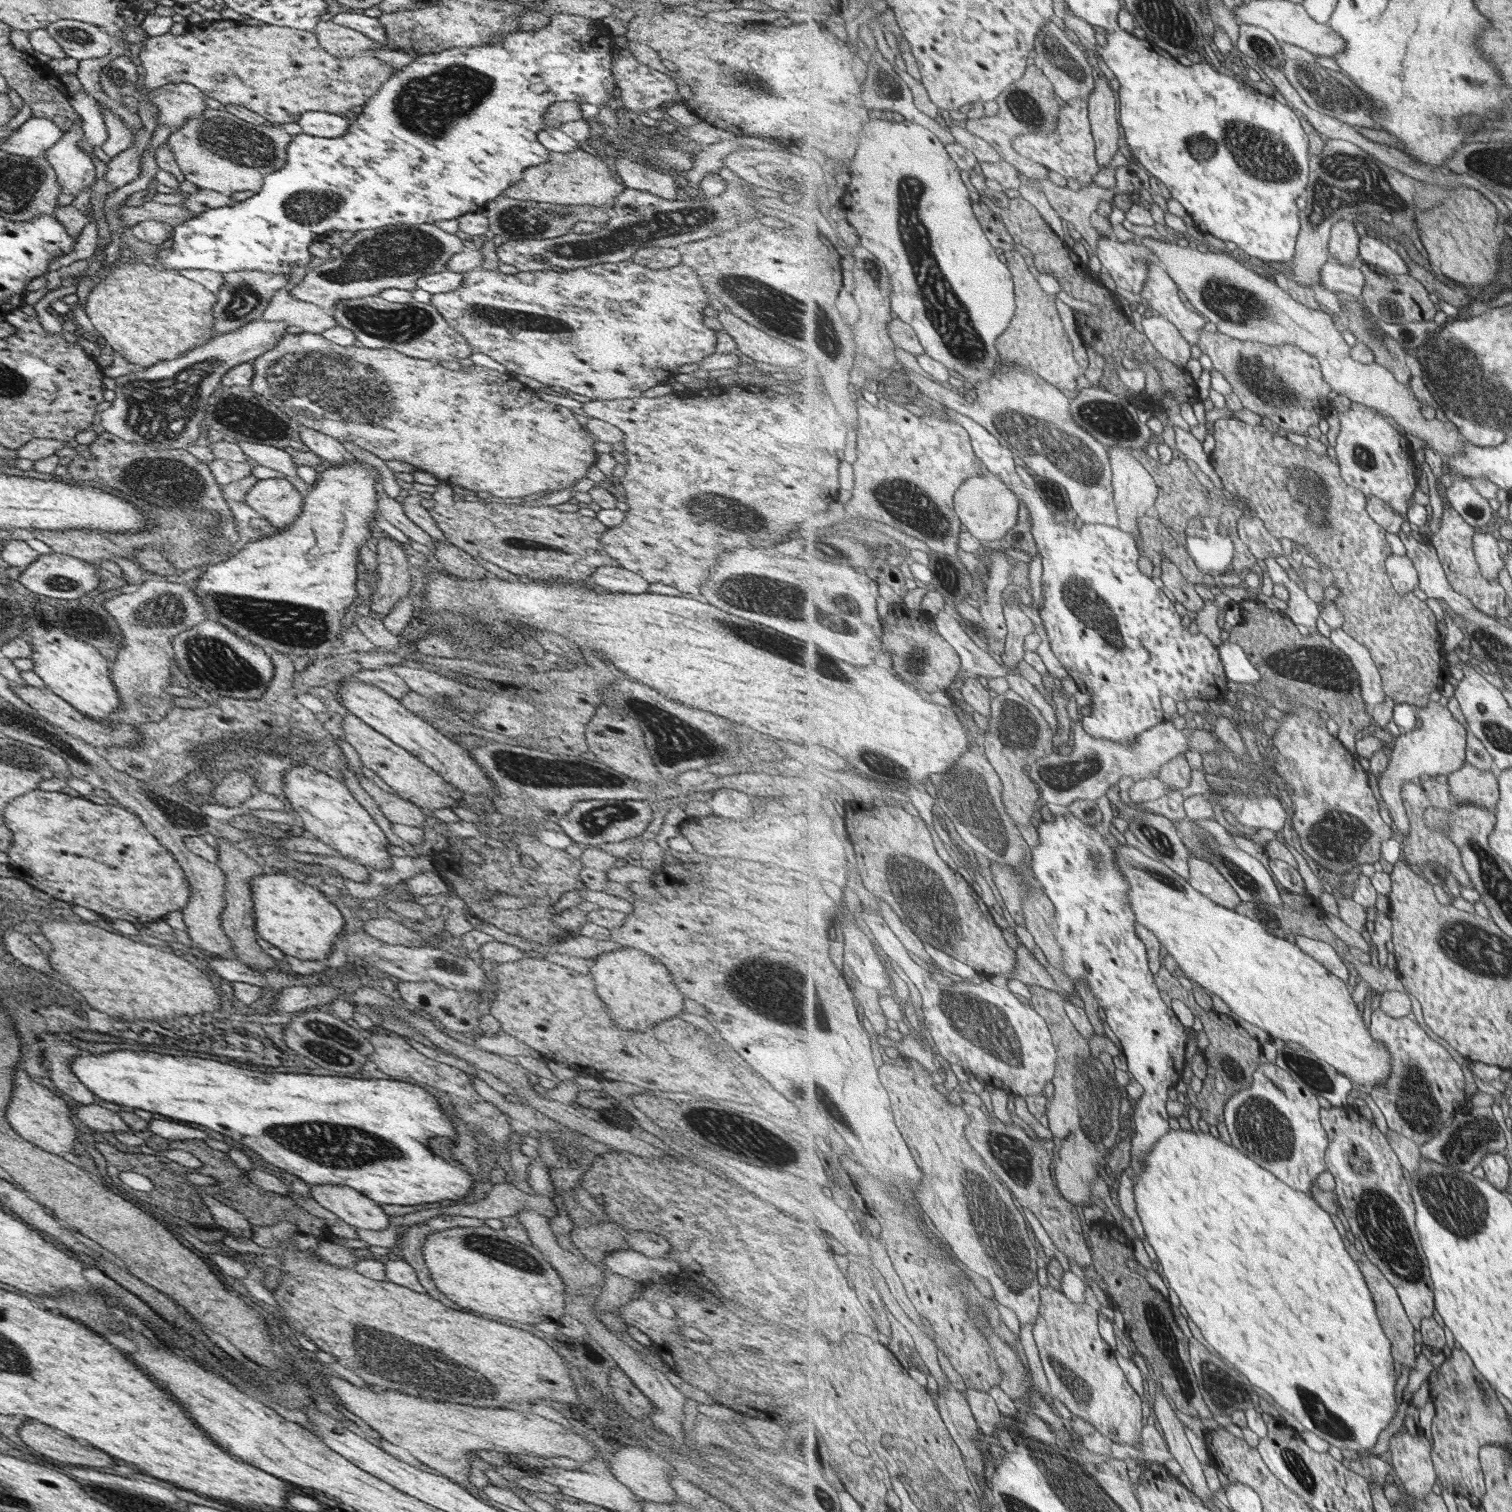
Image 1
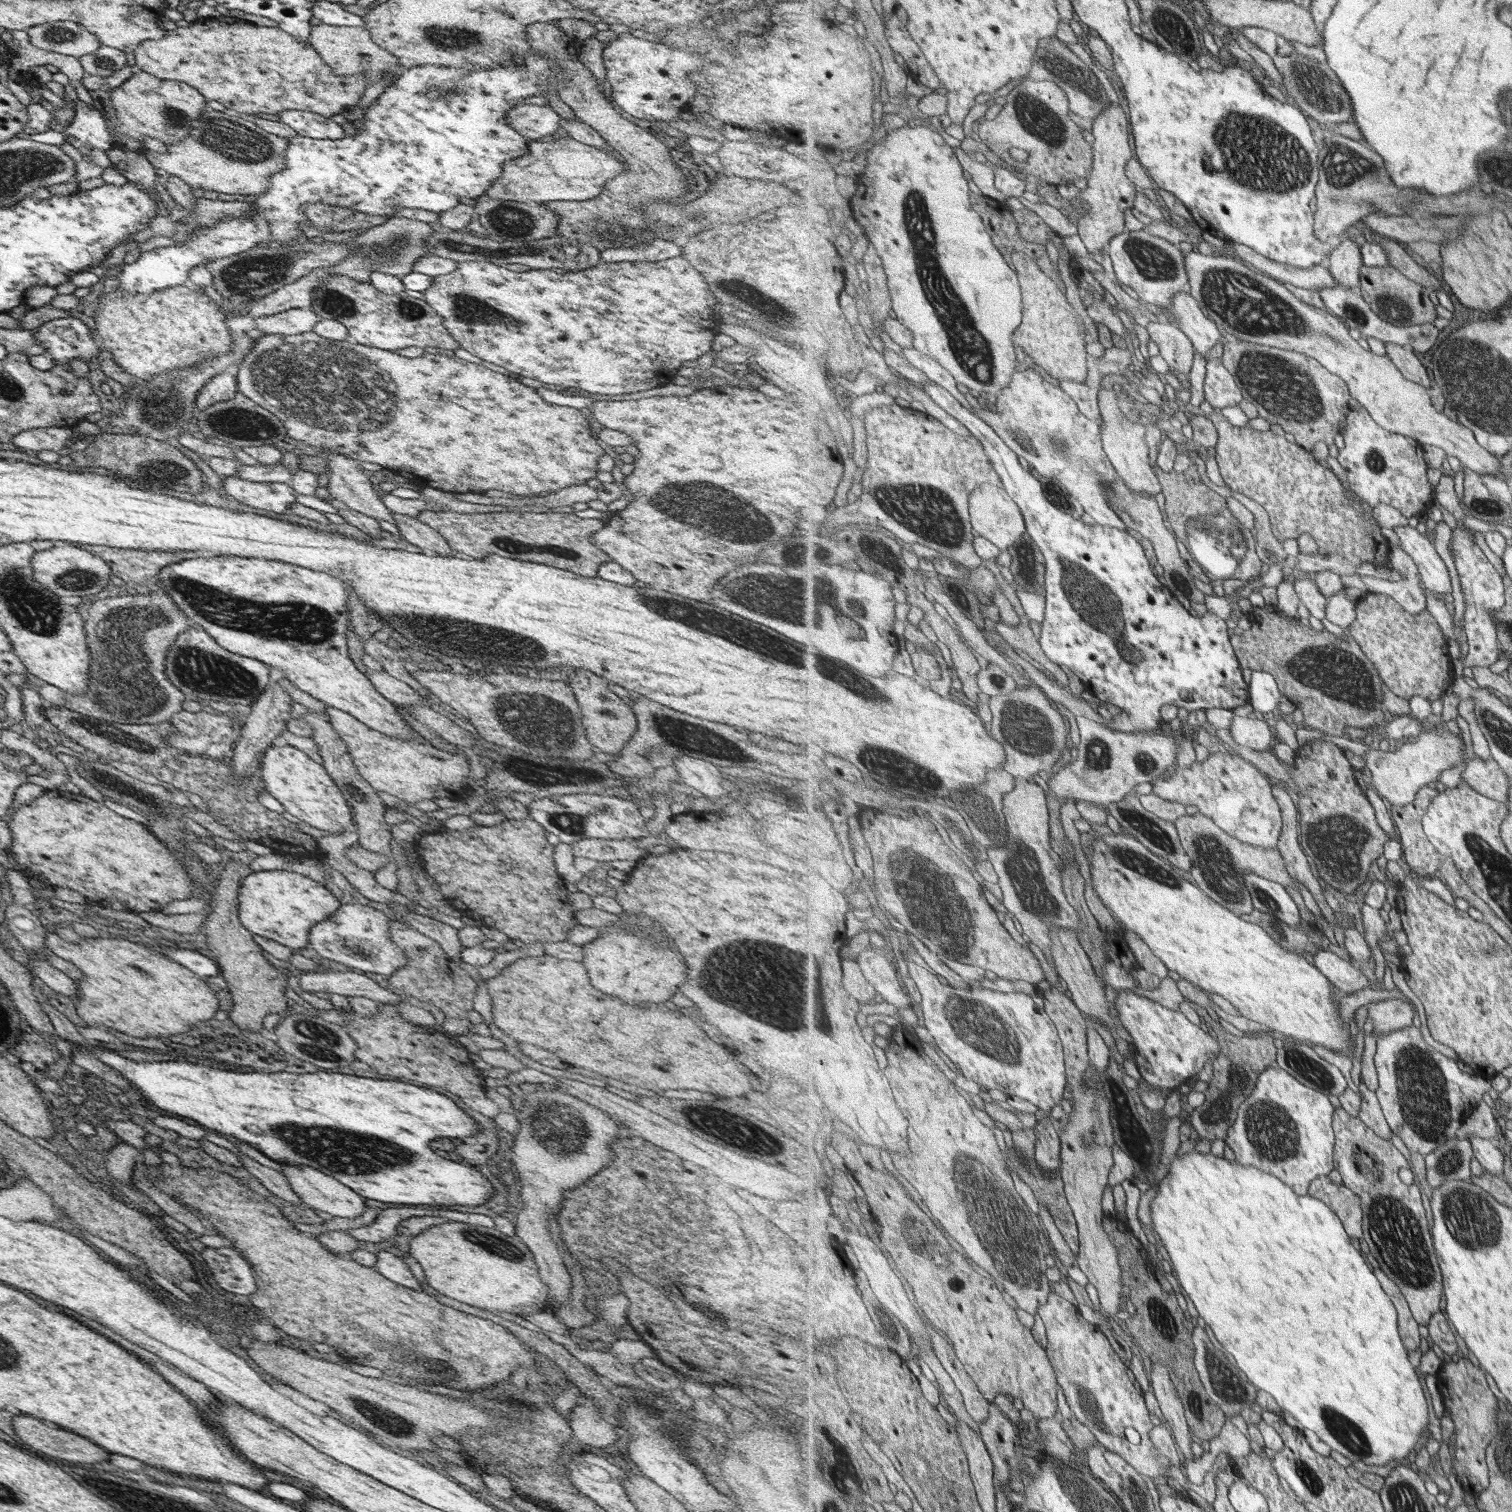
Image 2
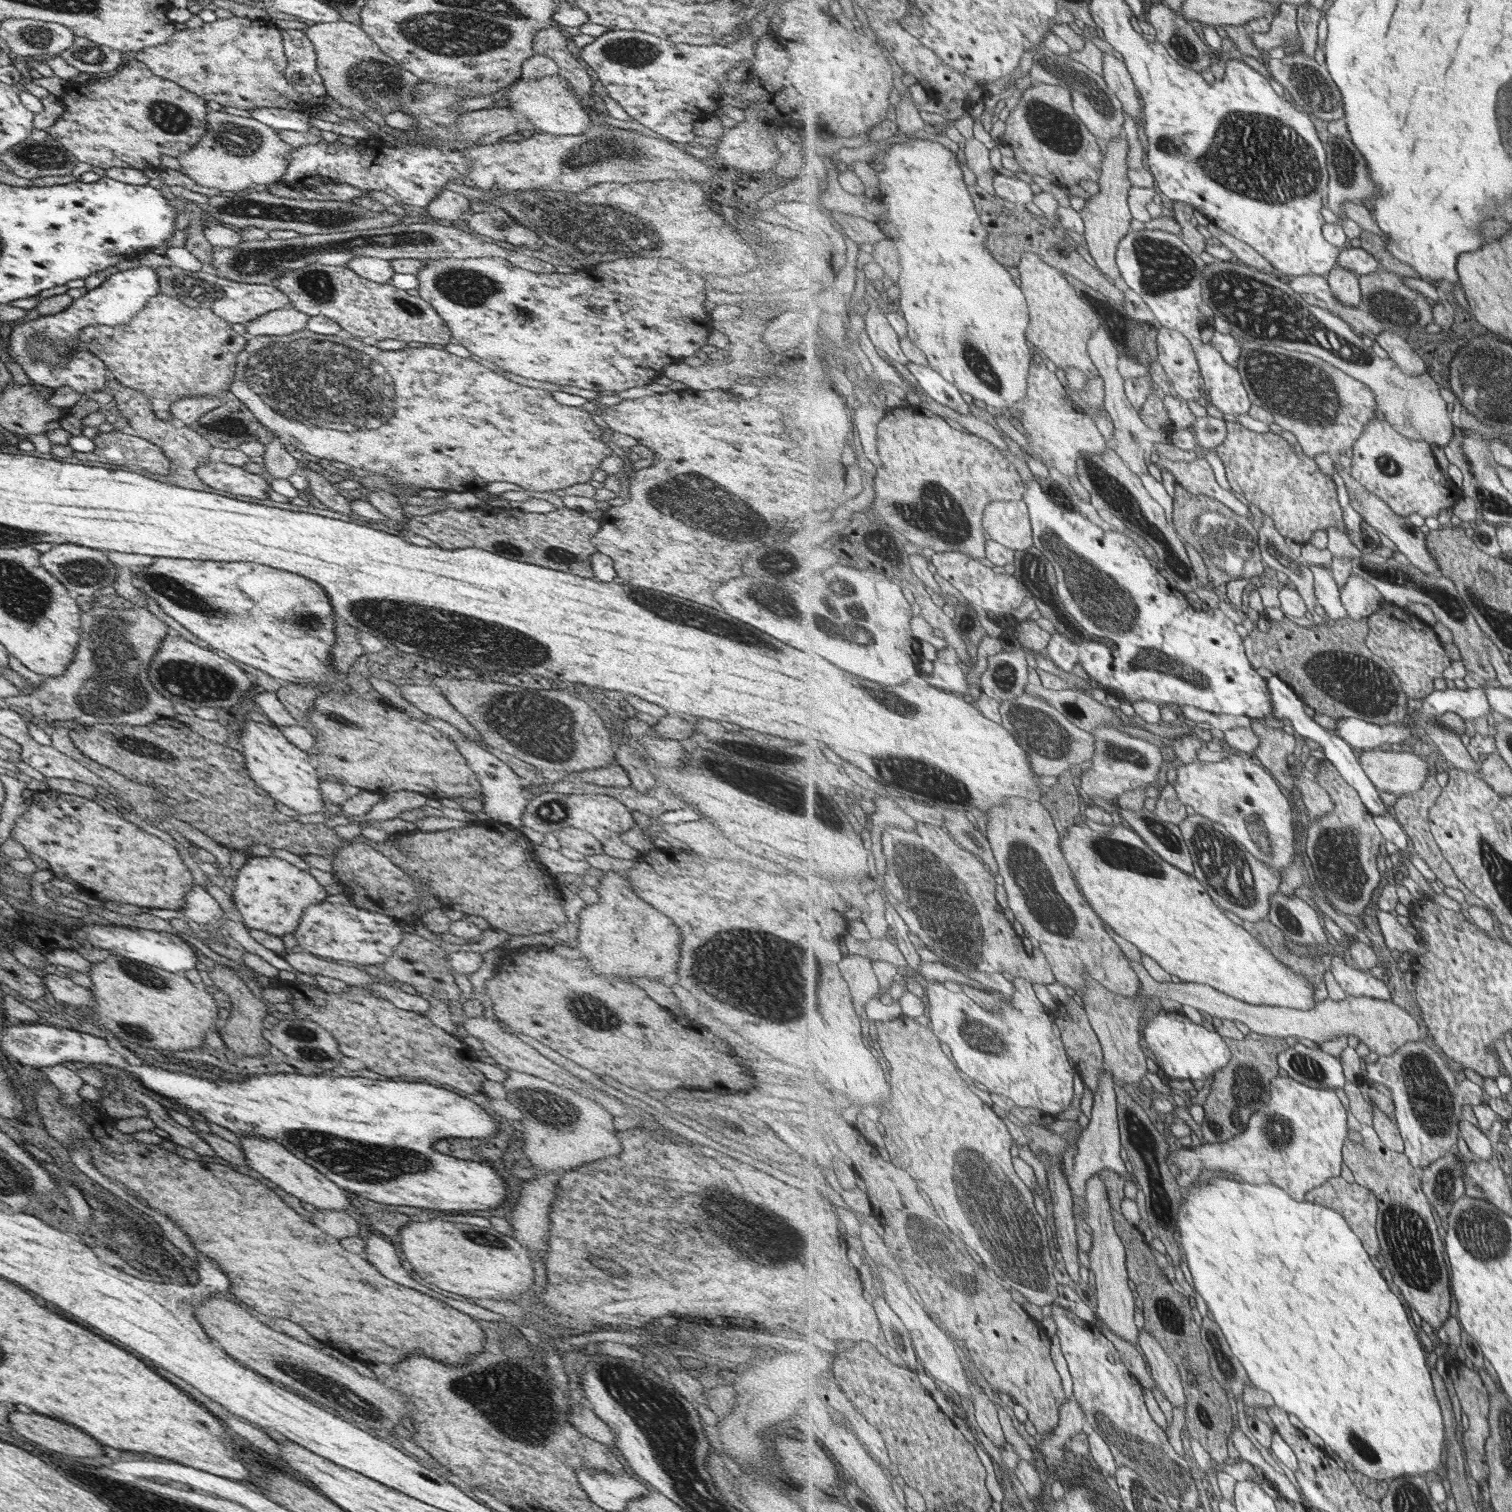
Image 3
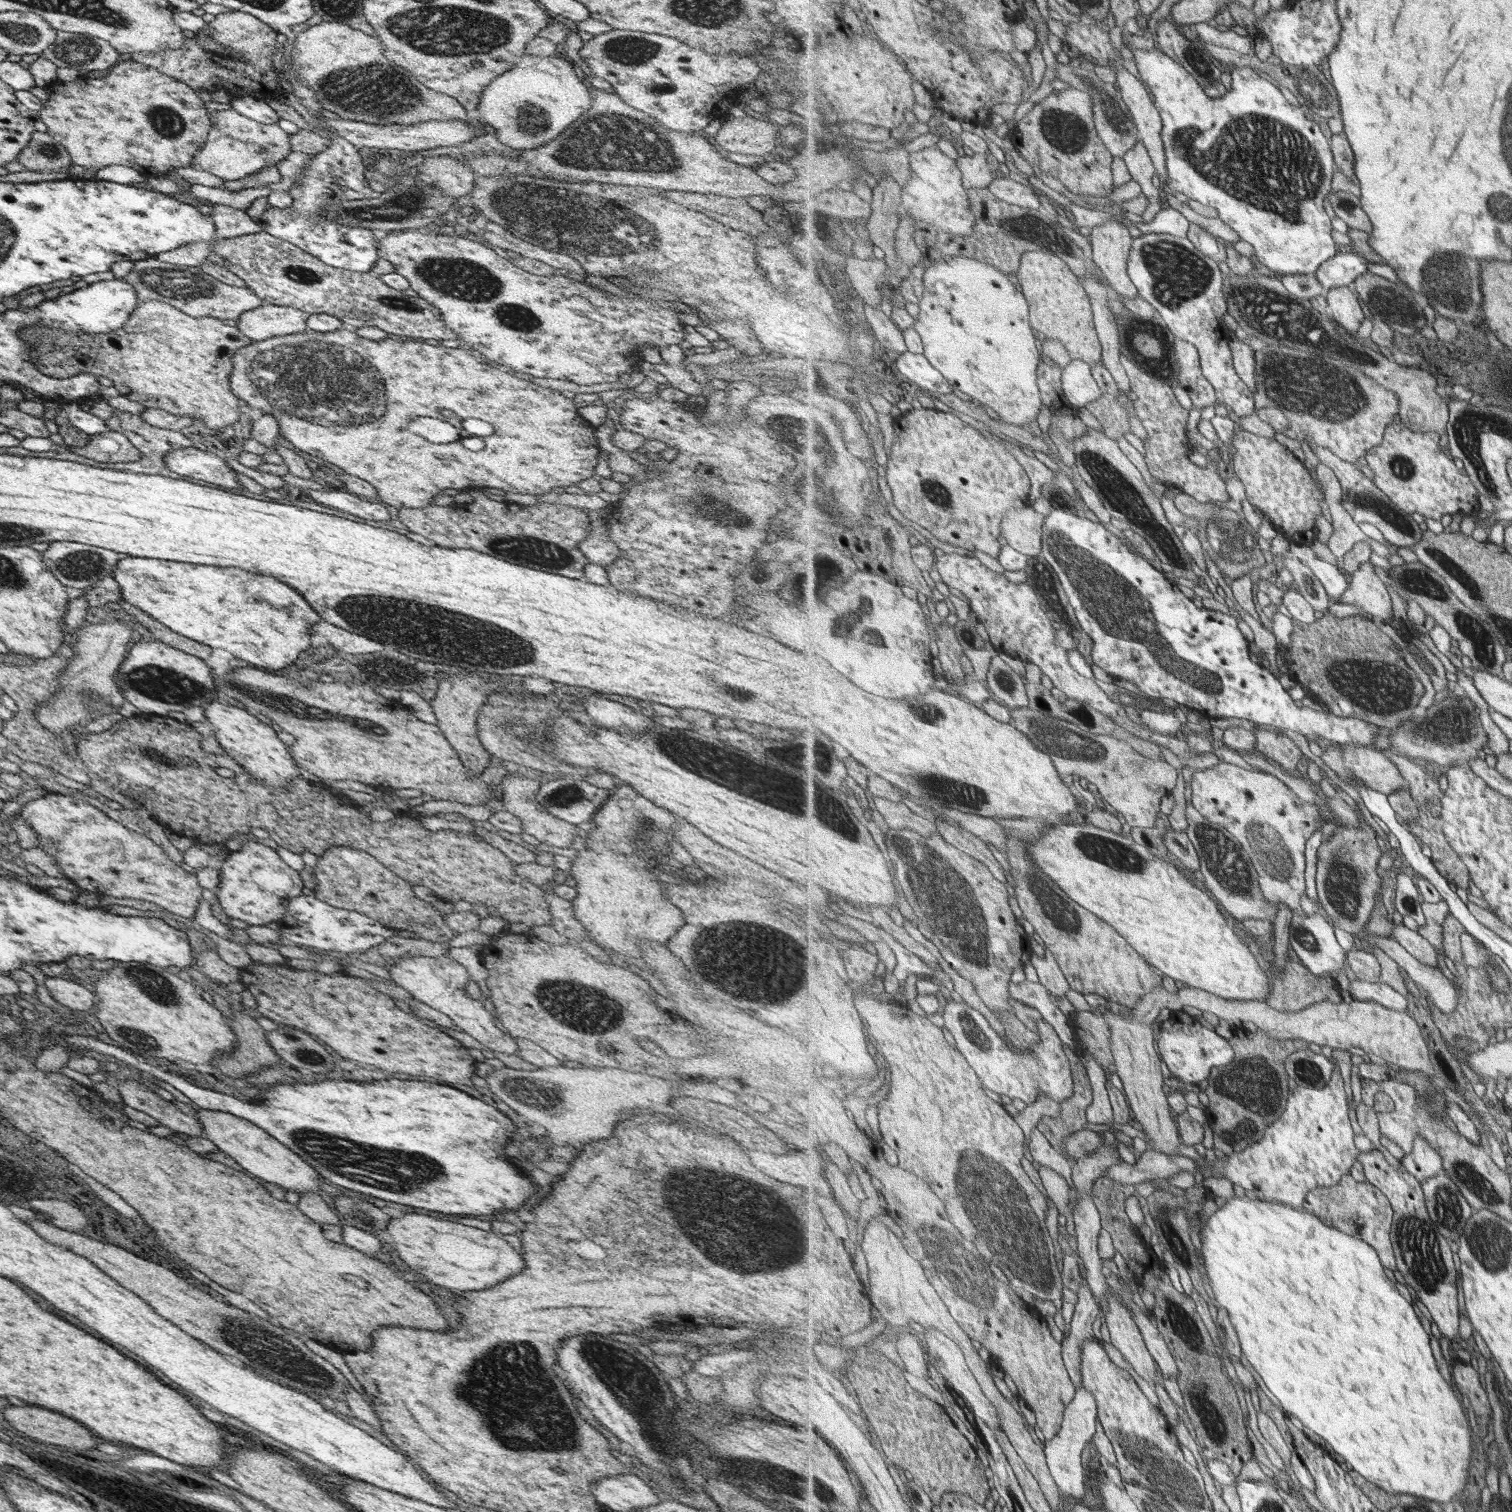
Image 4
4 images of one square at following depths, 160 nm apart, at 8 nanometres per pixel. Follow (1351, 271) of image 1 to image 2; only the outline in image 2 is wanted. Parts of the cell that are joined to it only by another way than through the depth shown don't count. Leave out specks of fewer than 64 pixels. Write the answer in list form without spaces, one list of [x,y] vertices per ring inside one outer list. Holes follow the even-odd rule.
[[[1226,240],[1233,248],[1238,258],[1249,263],[1264,275],[1277,279],[1279,282],[1287,282],[1296,287],[1321,290],[1323,287],[1334,287],[1341,285],[1340,282],[1330,273],[1327,264],[1318,264],[1313,268],[1301,268],[1283,262],[1275,262],[1253,250],[1243,243]]]

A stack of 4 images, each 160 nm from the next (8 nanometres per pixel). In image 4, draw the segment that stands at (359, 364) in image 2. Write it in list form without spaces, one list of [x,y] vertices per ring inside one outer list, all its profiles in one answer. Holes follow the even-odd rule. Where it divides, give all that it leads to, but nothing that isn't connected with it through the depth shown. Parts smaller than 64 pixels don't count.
[[[348,327],[331,332],[315,332],[307,329],[295,334],[253,341],[249,345],[237,349],[232,355],[231,363],[232,372],[228,378],[229,387],[233,396],[242,405],[256,408],[261,410],[262,413],[273,416],[278,424],[278,434],[291,443],[295,449],[311,456],[317,456],[334,464],[337,468],[341,468],[343,472],[365,480],[377,492],[377,501],[395,507],[397,510],[402,510],[403,508],[426,508],[431,505],[431,501],[433,501],[435,495],[440,494],[441,490],[445,490],[445,488],[453,488],[453,490],[462,488],[470,490],[473,488],[499,488],[499,490],[503,490],[505,493],[545,495],[556,486],[565,487],[578,483],[580,480],[588,479],[594,473],[597,457],[600,454],[596,429],[585,422],[579,413],[577,413],[572,400],[565,398],[558,391],[541,388],[537,384],[532,384],[521,378],[515,378],[505,368],[493,366],[483,361],[462,345],[456,348],[448,348],[436,343],[424,342],[423,340],[396,341],[391,337],[375,341],[359,337]],[[439,410],[449,410],[449,414],[453,414],[453,417],[443,417],[439,413]],[[413,418],[435,418],[435,420],[451,424],[455,430],[456,418],[457,422],[465,422],[465,418],[479,418],[479,420],[485,420],[487,424],[493,426],[493,434],[481,438],[485,446],[479,452],[465,450],[461,440],[451,442],[447,446],[445,444],[429,444],[429,440],[425,440],[425,438],[419,436],[421,434],[417,430],[415,432],[411,430]],[[503,454],[505,454],[505,462],[509,462],[509,464],[477,464],[477,462],[483,462],[483,458],[485,458],[485,462],[491,462],[493,458],[503,458]]]

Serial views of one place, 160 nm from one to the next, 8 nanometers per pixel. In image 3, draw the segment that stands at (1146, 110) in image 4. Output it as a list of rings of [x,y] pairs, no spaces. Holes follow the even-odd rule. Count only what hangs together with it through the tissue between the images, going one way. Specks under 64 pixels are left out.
[[[1103,52],[1103,77],[1109,89],[1122,102],[1124,110],[1133,116],[1136,123],[1145,131],[1144,102],[1124,59],[1119,60],[1111,52]]]

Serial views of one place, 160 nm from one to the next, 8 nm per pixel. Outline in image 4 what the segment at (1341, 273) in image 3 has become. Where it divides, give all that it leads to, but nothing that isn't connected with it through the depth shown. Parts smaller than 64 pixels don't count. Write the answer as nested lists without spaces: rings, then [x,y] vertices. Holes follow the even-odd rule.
[[[1338,286],[1327,290],[1326,298],[1329,313],[1345,331],[1356,335],[1361,328],[1361,322],[1365,320],[1365,312],[1359,304],[1360,295],[1353,286]]]

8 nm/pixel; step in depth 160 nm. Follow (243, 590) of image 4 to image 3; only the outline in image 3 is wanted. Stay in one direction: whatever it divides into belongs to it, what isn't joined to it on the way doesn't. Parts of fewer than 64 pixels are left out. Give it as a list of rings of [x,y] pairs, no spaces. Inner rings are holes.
[[[154,557],[147,565],[133,574],[139,588],[147,598],[171,616],[213,651],[221,650],[247,666],[265,672],[281,683],[299,683],[319,687],[321,692],[353,691],[345,683],[344,674],[334,672],[330,666],[329,649],[335,643],[333,633],[334,612],[325,591],[312,580],[259,566],[251,562],[199,562],[183,558]]]

